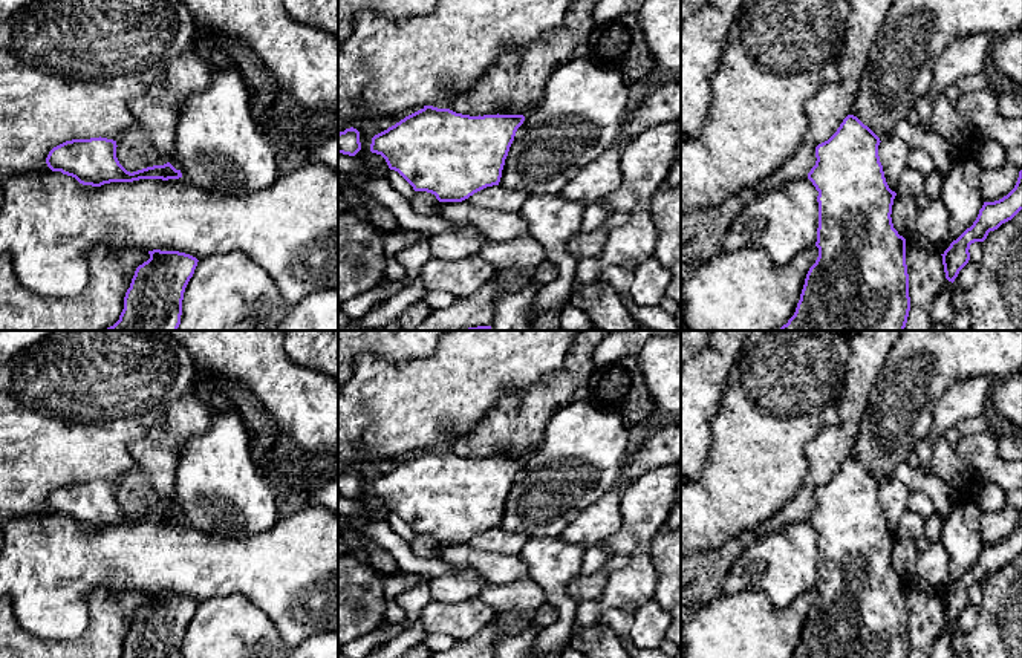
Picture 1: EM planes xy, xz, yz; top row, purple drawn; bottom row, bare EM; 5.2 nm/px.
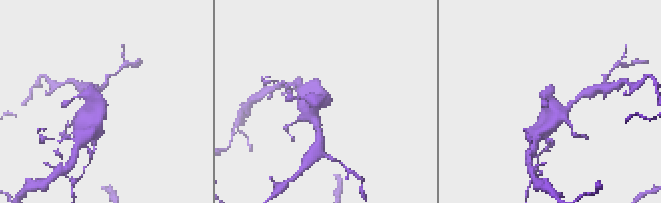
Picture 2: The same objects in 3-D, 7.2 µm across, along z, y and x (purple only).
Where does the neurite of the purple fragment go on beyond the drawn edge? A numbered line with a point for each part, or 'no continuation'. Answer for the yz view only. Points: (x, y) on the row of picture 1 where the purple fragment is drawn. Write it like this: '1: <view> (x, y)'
no continuation

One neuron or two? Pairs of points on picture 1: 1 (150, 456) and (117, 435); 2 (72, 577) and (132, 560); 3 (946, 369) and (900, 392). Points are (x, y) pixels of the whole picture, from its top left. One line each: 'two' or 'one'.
1: two
2: one
3: one

